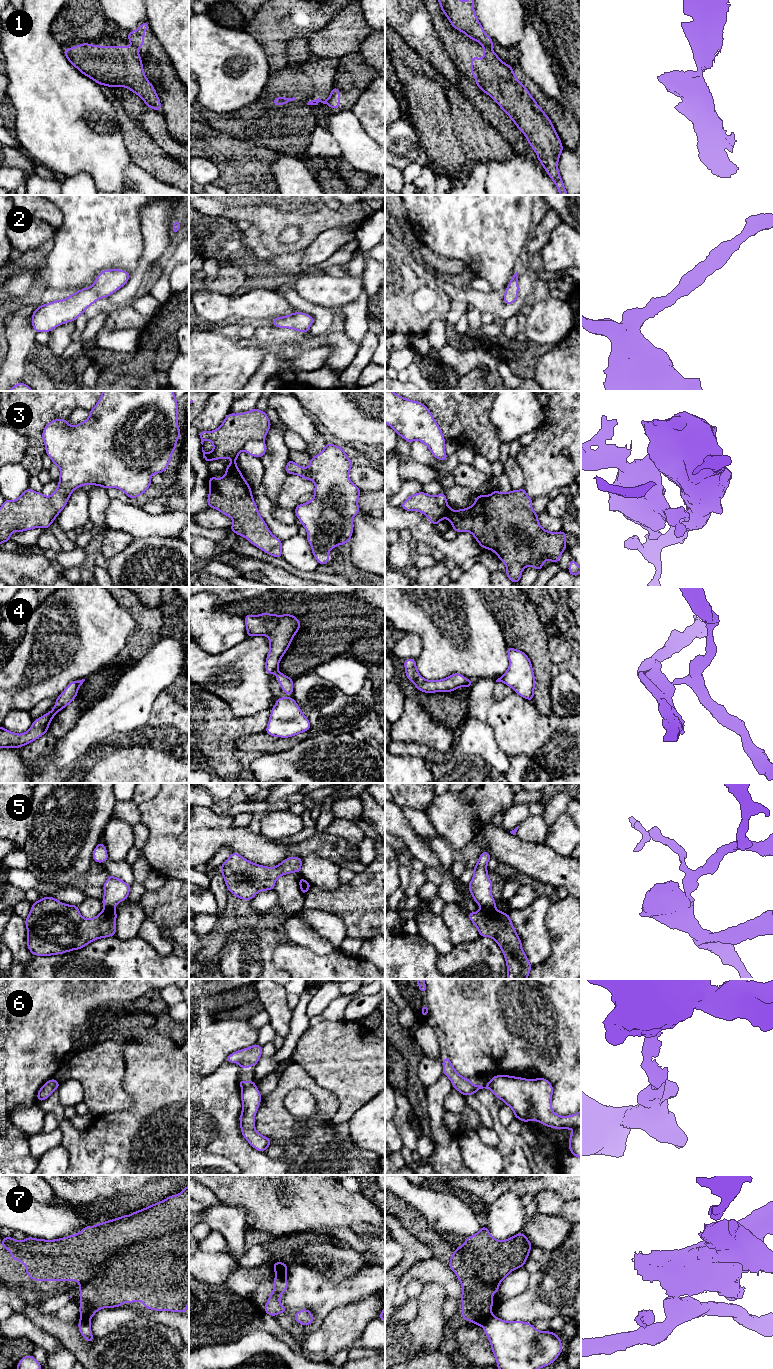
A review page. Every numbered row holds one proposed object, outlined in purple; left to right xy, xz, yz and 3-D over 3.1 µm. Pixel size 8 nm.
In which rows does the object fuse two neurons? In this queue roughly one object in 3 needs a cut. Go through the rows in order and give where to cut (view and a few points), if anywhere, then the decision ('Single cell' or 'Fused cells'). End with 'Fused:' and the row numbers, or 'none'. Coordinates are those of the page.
1: Split along yz (482, 44), (491, 48). Fused cells
2: No split. Single cell
3: Split along xz (263, 439), (249, 439), (242, 449). Fused cells
4: Split along xz (277, 670), (273, 673). Fused cells
5: Split along yz (480, 906), (494, 907). Fused cells
6: Split along xz (254, 1083), (242, 1089). Fused cells
7: Split along xz (275, 1275), (285, 1277). Fused cells
Fused: 1, 3, 4, 5, 6, 7

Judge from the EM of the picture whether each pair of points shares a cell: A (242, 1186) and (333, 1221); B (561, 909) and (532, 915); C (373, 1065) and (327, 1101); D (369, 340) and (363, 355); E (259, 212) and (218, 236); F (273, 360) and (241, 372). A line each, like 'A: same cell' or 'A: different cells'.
A: same cell
B: different cells
C: different cells
D: same cell
E: different cells
F: different cells

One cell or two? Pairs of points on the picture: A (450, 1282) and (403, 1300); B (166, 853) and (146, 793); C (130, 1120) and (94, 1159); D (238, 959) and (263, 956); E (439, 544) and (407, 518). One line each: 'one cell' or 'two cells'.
A: one cell
B: two cells
C: one cell
D: one cell
E: one cell

